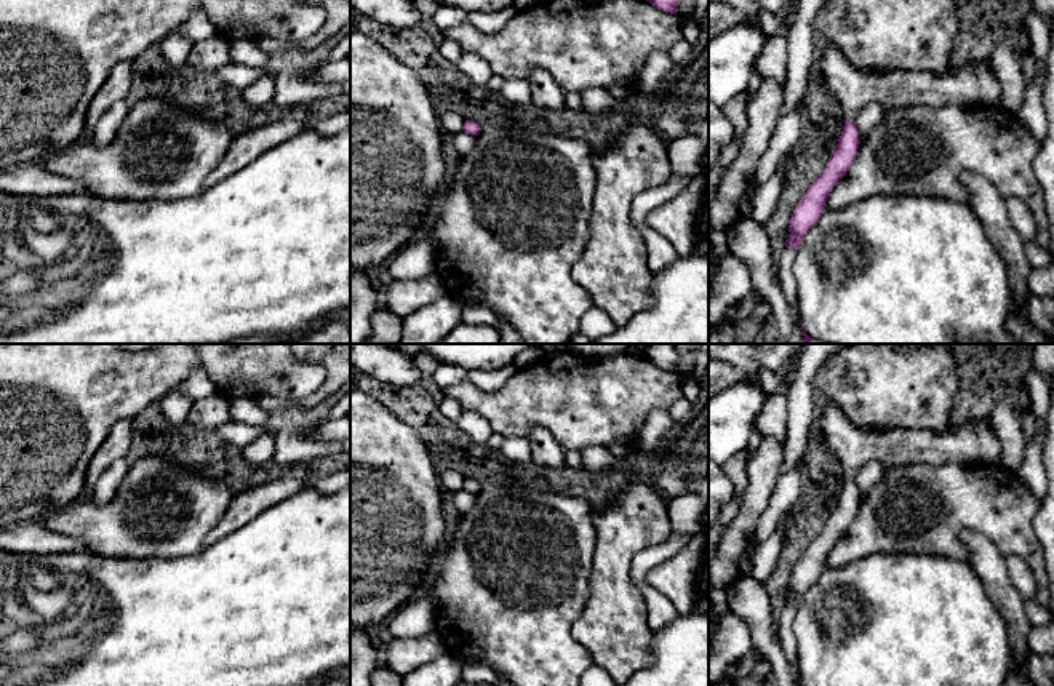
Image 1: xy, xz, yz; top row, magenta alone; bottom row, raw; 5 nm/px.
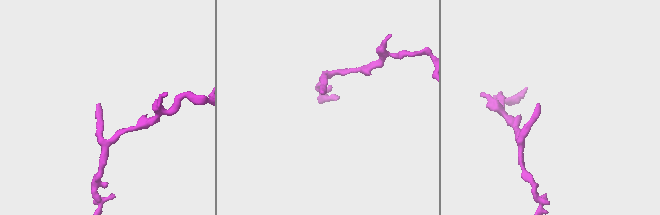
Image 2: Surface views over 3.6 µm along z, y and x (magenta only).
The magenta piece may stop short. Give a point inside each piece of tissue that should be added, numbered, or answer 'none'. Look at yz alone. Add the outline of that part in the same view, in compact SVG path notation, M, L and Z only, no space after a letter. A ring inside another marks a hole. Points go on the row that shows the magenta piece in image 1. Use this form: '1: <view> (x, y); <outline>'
1: yz (851, 87); M830 45L820 58L820 75L827 91L844 112L844 120L854 122L867 102L880 102L884 110L904 106L968 106L980 101L987 106L1001 104L1001 88L990 66L982 62L952 67L936 75L931 72L875 72L852 66L846 56Z

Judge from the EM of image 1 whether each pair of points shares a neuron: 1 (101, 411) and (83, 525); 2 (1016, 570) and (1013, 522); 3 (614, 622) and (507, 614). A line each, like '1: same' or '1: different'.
1: different
2: different
3: different

